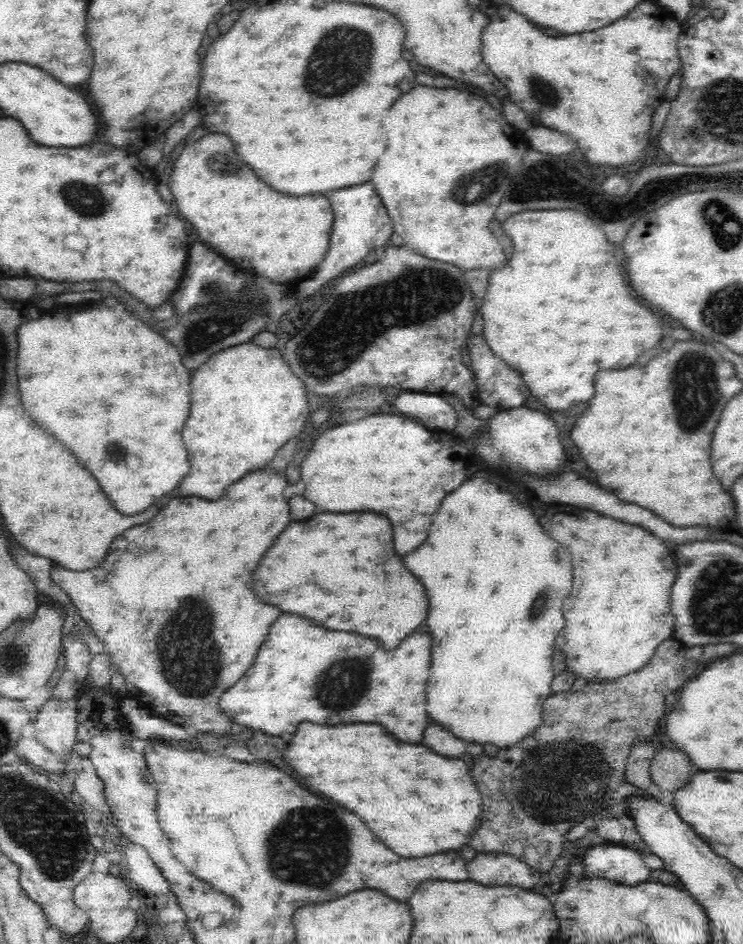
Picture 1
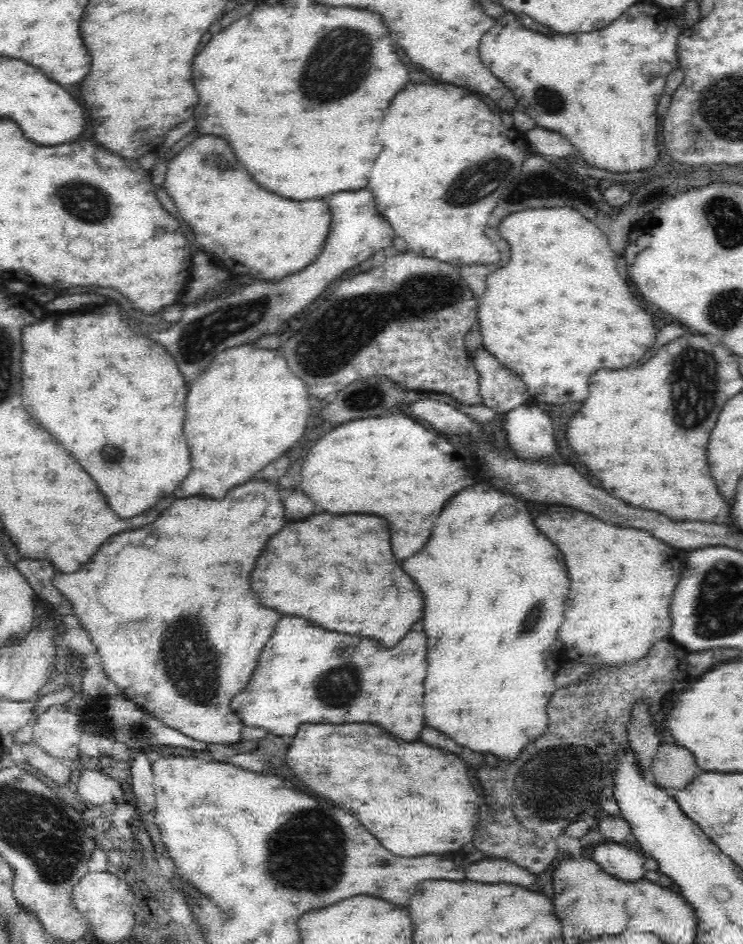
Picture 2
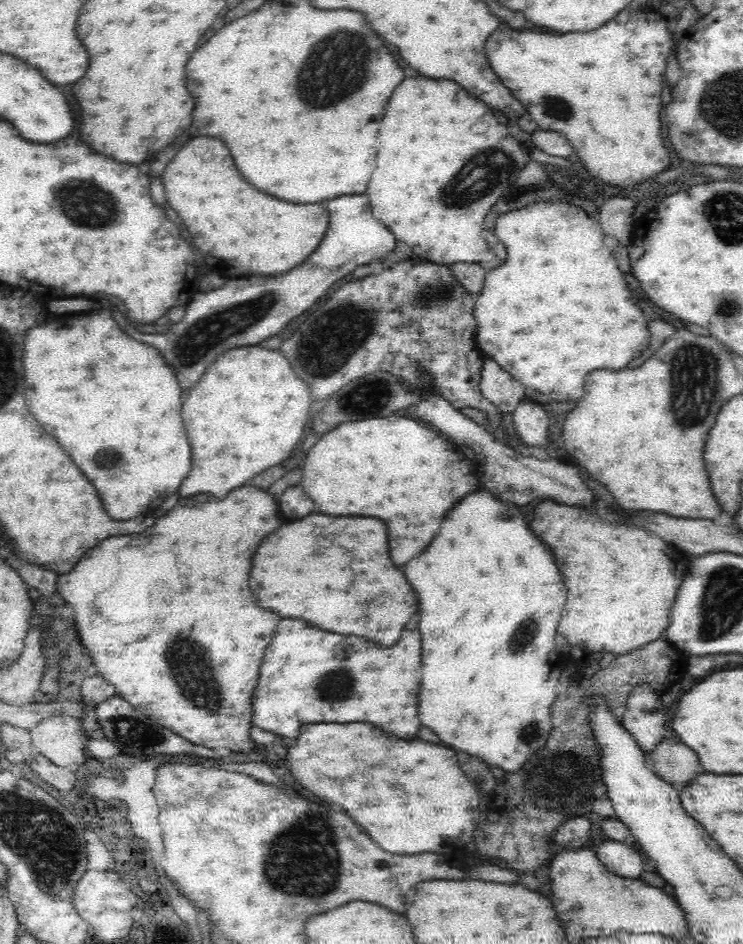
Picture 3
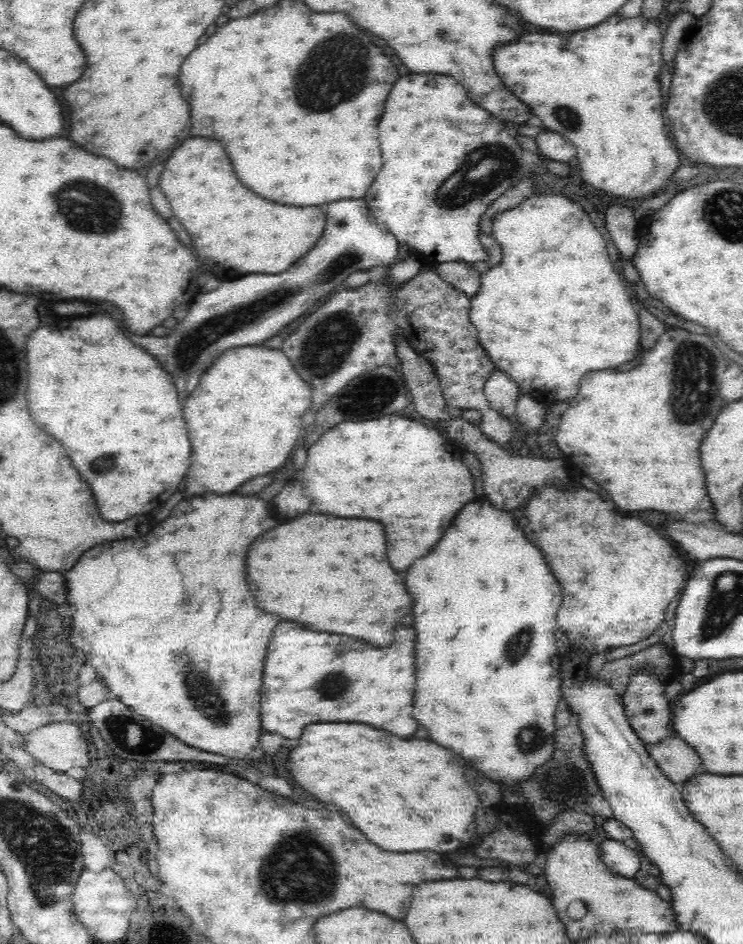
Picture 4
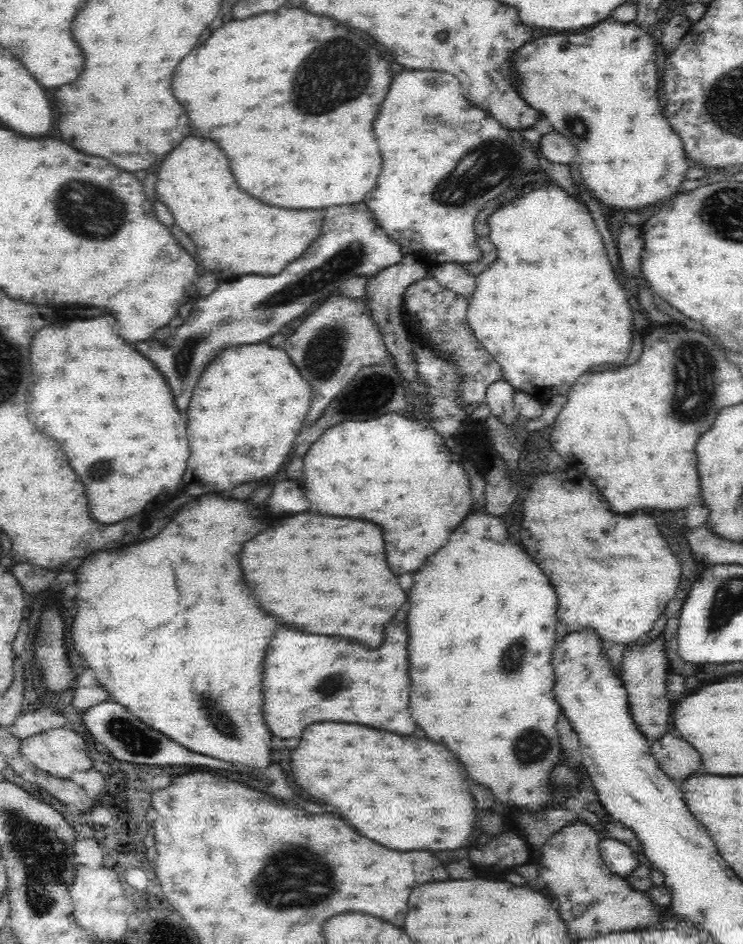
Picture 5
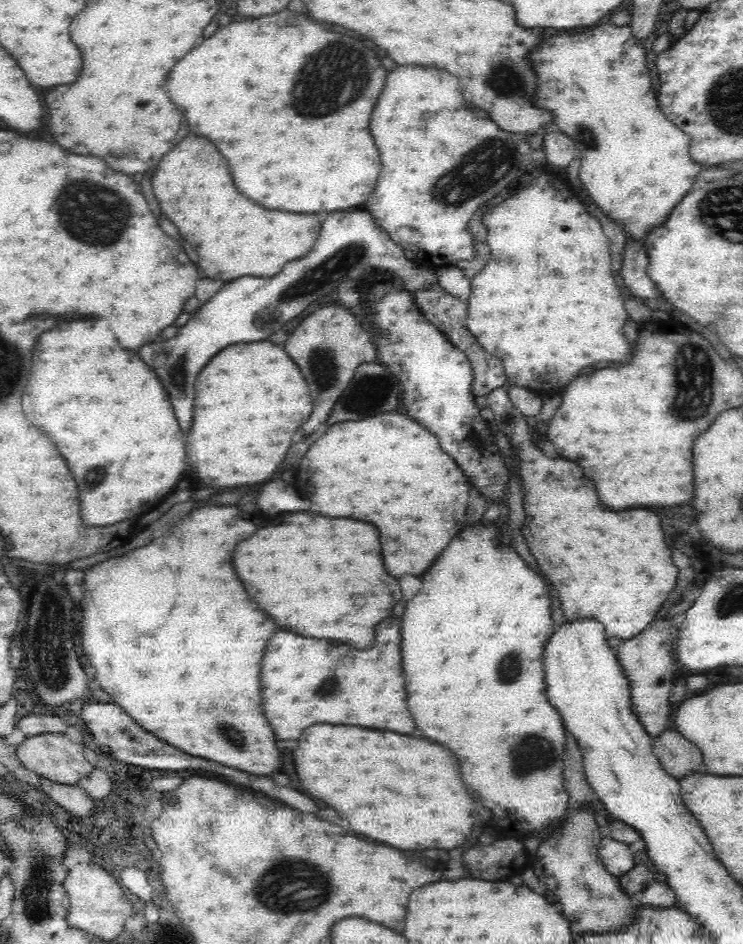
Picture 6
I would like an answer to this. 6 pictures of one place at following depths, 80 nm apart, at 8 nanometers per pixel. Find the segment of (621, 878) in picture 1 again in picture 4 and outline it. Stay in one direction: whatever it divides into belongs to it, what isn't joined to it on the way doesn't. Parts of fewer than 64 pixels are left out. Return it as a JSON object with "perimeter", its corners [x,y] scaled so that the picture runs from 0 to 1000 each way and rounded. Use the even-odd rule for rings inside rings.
{"perimeter":[[[813,889],[806,893],[809,912],[825,925],[836,929],[853,931],[861,922],[861,909],[859,905],[844,898],[836,891]]]}

